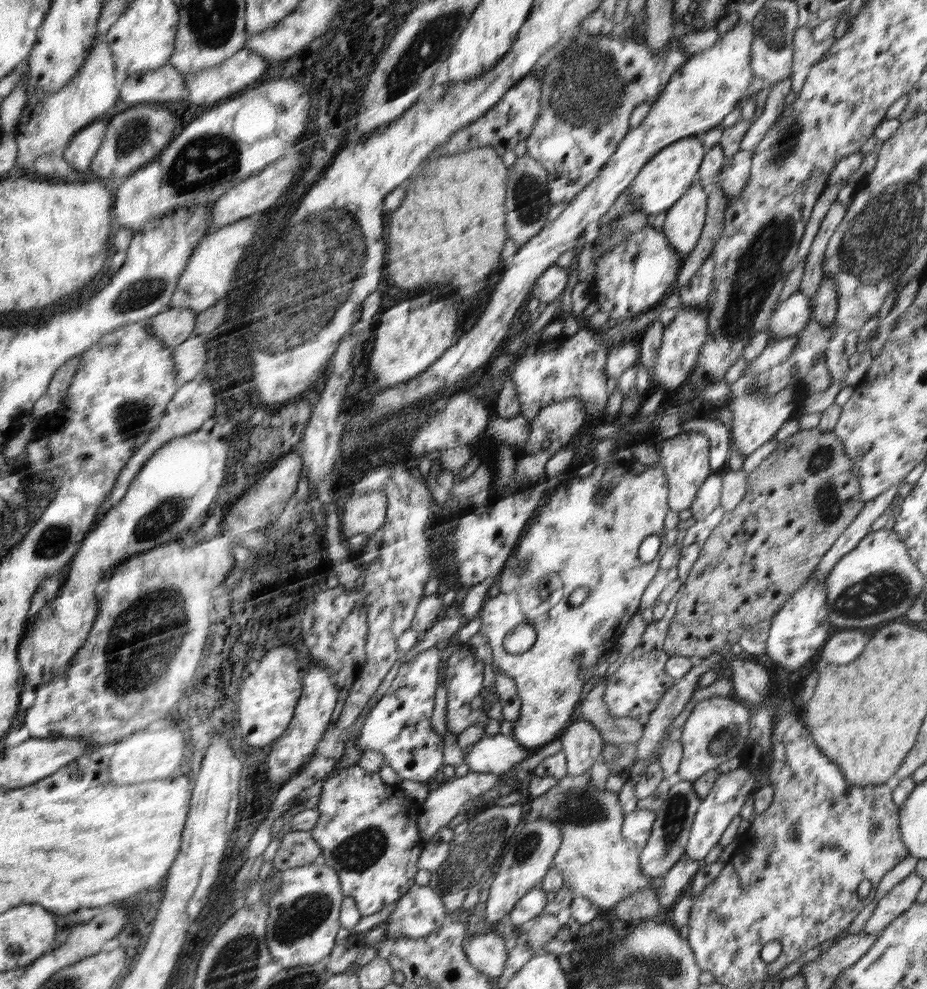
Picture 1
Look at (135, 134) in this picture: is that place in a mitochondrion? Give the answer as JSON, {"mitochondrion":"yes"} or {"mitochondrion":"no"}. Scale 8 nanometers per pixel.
{"mitochondrion":"yes"}

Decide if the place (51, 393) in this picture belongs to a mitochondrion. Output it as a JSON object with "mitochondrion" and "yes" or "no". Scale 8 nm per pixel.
{"mitochondrion":"no"}

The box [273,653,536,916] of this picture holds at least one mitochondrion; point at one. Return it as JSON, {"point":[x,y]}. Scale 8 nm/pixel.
{"point":[468,856]}

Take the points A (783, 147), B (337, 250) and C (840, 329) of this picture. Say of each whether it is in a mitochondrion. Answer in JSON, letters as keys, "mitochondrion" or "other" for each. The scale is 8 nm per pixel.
{"A":"mitochondrion","B":"mitochondrion","C":"other"}

